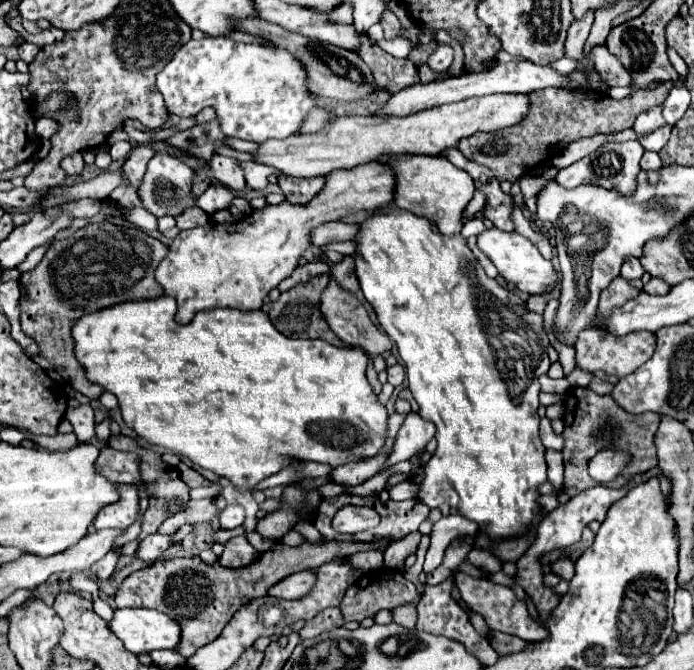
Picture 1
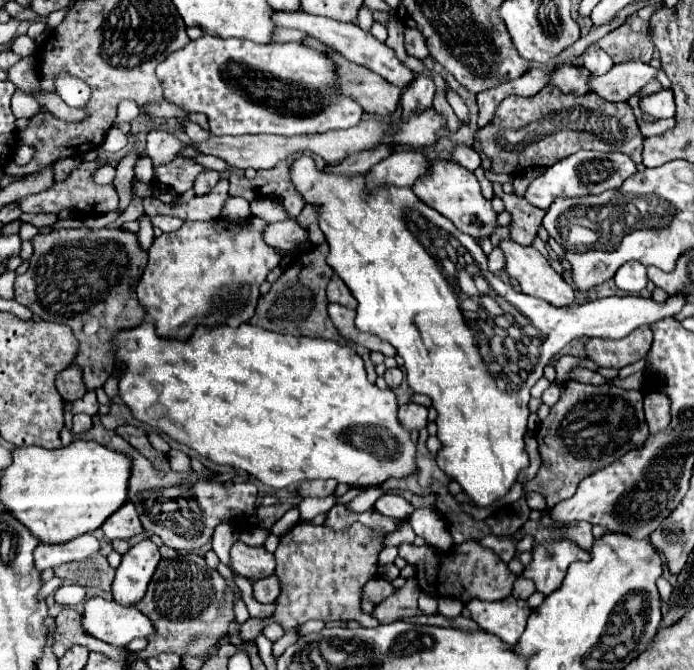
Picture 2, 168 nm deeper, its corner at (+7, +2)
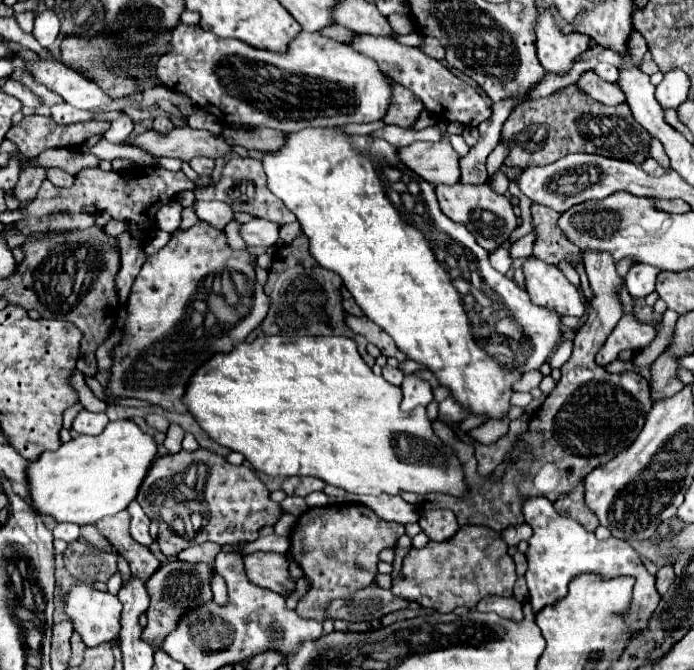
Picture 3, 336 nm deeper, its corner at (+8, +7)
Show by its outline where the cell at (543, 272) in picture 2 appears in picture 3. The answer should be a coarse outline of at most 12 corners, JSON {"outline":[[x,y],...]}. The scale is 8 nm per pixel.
{"outline":[[538,258],[524,262],[526,292],[560,316],[584,316],[580,292]]}

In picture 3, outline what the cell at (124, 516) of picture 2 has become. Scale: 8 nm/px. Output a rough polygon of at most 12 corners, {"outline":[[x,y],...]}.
{"outline":[[138,502],[128,506],[132,514],[130,534],[144,546],[152,544],[150,518]]}

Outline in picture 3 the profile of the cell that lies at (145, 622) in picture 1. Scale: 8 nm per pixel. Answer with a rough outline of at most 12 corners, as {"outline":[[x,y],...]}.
{"outline":[[76,584],[64,612],[88,648],[118,638],[122,604]]}

